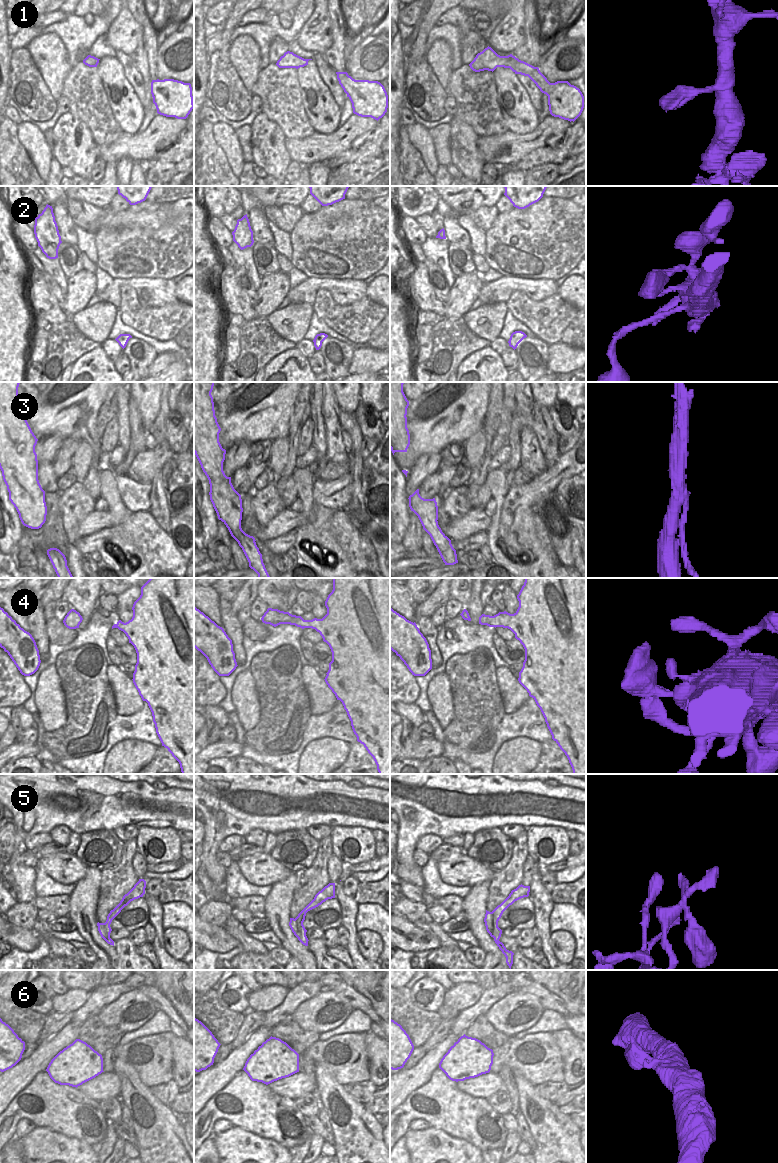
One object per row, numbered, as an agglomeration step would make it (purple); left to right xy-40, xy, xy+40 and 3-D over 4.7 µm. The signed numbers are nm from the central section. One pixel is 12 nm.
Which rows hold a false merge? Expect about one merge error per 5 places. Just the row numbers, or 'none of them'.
none of them

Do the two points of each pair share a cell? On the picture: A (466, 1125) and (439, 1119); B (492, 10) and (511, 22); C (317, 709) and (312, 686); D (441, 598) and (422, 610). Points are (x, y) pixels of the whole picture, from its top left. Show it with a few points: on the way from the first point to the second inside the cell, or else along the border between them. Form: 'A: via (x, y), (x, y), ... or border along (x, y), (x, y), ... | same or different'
A: via (459, 1119), (446, 1119) | same
B: border along (509, 10), (502, 18) | different
C: via (317, 703), (317, 692) | same
D: via (436, 599), (427, 607) | same

